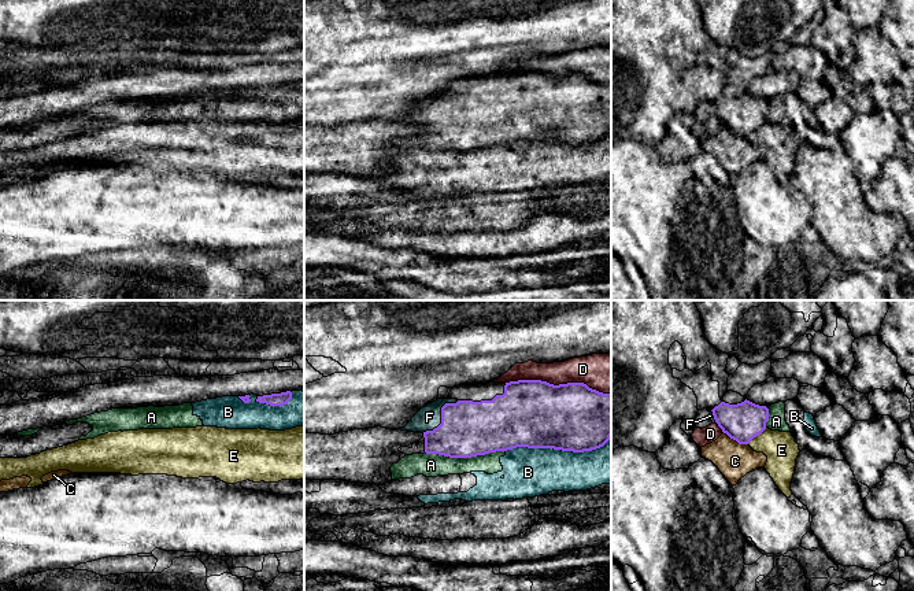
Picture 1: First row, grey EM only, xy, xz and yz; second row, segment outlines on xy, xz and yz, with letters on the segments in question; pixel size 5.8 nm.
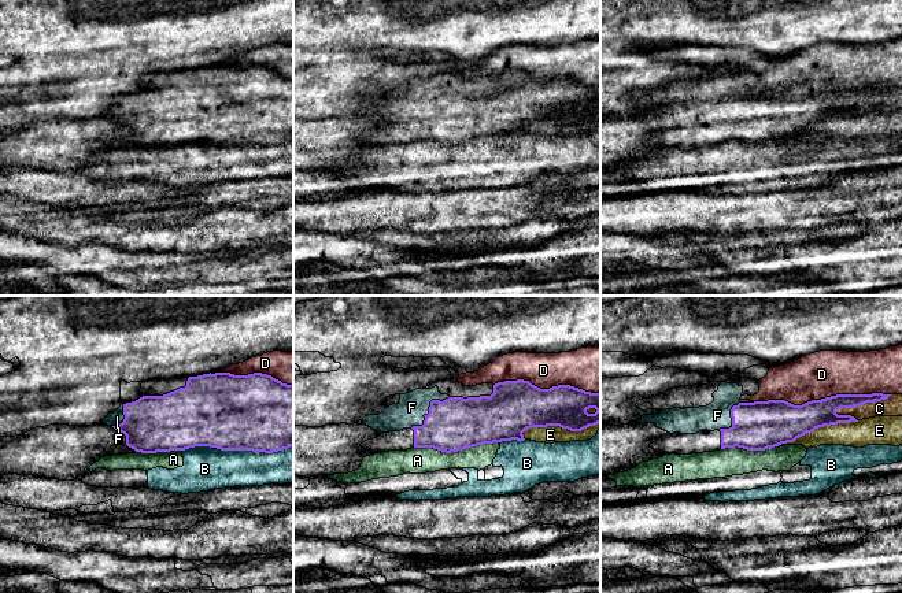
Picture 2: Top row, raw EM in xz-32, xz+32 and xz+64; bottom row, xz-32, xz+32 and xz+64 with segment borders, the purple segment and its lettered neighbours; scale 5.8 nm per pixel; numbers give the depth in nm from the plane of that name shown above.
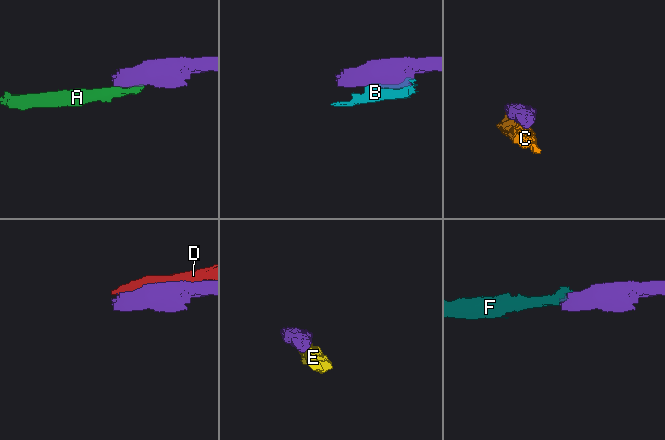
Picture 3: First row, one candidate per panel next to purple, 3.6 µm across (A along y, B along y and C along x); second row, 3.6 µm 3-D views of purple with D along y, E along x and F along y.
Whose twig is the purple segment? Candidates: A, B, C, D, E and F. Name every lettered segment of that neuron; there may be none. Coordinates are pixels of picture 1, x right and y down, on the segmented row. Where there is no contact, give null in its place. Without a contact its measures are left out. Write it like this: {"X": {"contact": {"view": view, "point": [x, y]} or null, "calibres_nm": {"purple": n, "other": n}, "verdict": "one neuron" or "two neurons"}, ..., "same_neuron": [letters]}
{"A": {"contact": {"view": "xz", "point": [465, 457]}, "calibres_nm": {"purple": 320, "other": 140}, "verdict": "two neurons"}, "B": {"contact": {"view": "xz", "point": [559, 449]}, "calibres_nm": {"purple": 400, "other": 280}, "verdict": "two neurons"}, "C": {"contact": {"view": "yz", "point": [735, 439]}, "calibres_nm": {"purple": 220, "other": 200}, "verdict": "two neurons"}, "D": {"contact": {"view": "xz", "point": [559, 384]}, "calibres_nm": {"purple": 400, "other": 220}, "verdict": "two neurons"}, "E": {"contact": {"view": "yz", "point": [757, 435]}, "calibres_nm": {"purple": 220, "other": 190}, "verdict": "two neurons"}, "F": {"contact": {"view": "xz", "point": [441, 416]}, "calibres_nm": {"purple": 320, "other": 140}, "verdict": "one neuron"}, "same_neuron": ["F"]}

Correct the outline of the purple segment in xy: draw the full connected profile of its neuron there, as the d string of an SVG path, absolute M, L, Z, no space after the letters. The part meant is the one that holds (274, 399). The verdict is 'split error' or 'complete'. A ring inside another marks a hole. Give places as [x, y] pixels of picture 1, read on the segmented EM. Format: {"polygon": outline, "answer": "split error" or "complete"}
{"polygon": "M281 392L281 394L271 394L271 395L263 395L258 396L256 402L266 403L270 406L284 406L292 399L292 392Z", "answer": "complete"}

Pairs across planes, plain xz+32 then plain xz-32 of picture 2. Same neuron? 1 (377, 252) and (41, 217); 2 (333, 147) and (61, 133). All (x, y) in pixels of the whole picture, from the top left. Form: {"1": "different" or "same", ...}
{"1": "different", "2": "same"}

